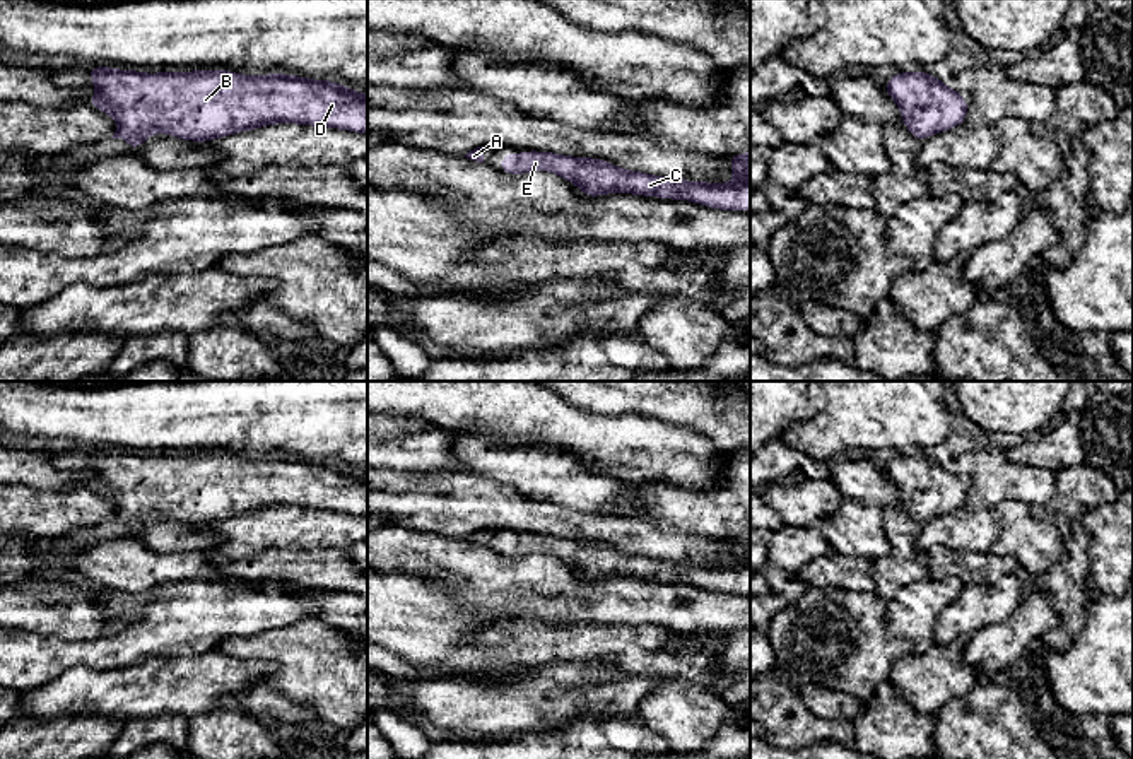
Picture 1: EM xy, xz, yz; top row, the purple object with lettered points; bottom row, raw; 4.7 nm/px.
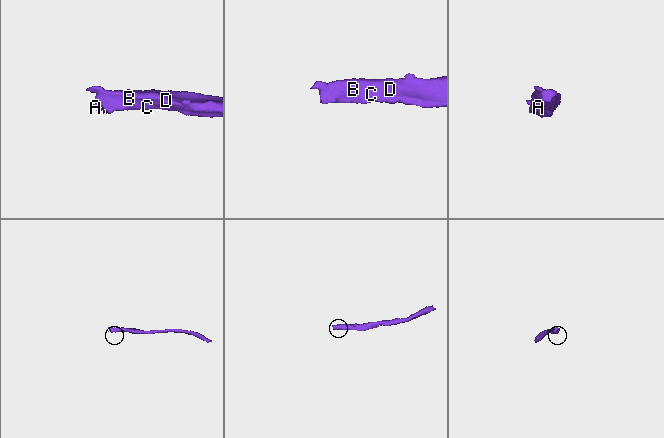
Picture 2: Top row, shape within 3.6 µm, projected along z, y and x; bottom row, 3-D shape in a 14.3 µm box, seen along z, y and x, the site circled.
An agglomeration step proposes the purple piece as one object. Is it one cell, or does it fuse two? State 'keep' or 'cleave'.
keep

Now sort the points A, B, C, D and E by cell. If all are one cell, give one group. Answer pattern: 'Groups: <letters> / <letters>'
Groups: A B C D E

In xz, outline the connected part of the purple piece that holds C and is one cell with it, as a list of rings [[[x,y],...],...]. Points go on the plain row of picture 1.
[[[554,535],[504,537],[499,554],[525,557],[530,554],[552,554],[574,566],[586,580],[613,574],[666,583],[682,581],[721,593],[750,593],[750,535],[728,538],[735,564],[726,568],[685,564],[627,554],[595,540],[571,540]]]

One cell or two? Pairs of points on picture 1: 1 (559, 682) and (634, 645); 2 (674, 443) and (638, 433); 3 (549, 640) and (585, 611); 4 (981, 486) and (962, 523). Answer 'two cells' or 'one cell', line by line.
1: two cells
2: one cell
3: two cells
4: two cells

